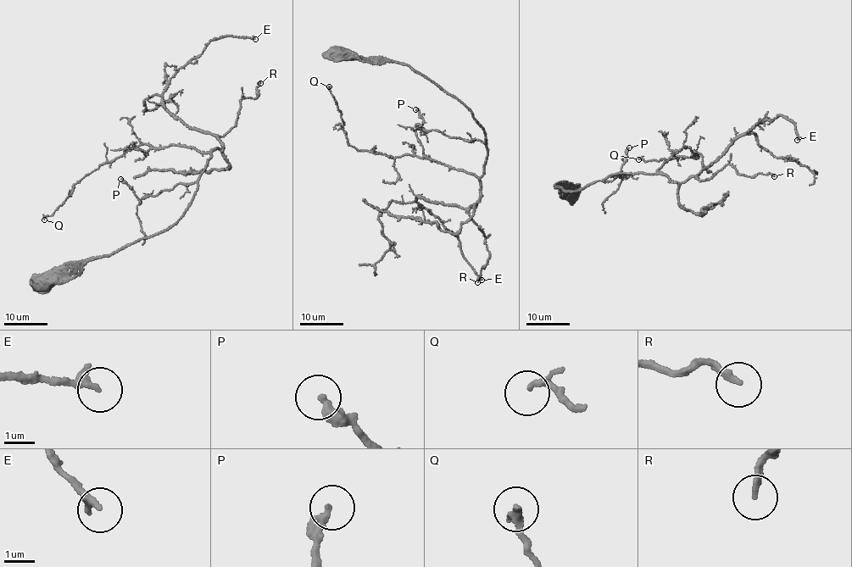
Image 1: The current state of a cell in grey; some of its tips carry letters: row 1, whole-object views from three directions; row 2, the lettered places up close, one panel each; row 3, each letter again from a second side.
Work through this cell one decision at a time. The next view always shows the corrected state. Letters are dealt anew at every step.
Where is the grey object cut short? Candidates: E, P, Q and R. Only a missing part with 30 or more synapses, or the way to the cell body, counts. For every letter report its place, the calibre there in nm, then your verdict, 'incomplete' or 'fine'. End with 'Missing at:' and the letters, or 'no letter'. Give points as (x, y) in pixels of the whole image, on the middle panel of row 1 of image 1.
E: place (481, 280); calibre 260 nm; fine
P: place (415, 109); calibre 360 nm; fine
Q: place (329, 86); calibre 150 nm; fine
R: place (477, 282); calibre 200 nm; fine
Missing at: no letter

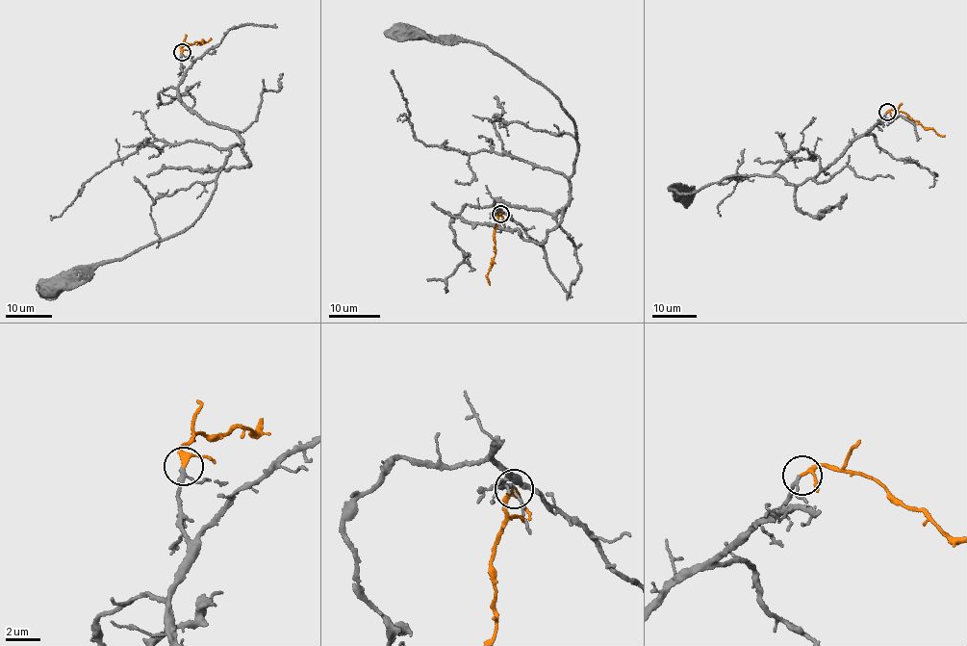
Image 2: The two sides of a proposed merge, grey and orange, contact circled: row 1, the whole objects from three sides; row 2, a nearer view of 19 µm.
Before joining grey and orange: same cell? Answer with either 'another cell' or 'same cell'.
same cell

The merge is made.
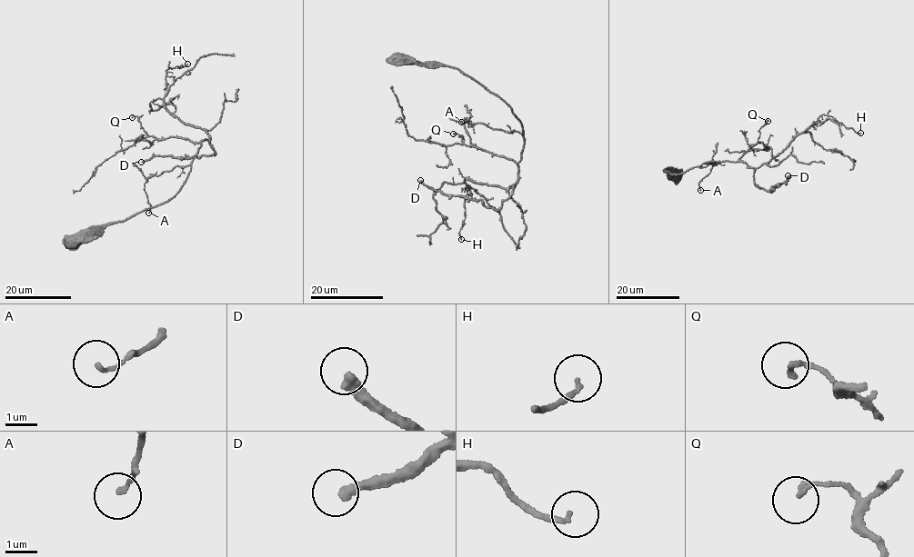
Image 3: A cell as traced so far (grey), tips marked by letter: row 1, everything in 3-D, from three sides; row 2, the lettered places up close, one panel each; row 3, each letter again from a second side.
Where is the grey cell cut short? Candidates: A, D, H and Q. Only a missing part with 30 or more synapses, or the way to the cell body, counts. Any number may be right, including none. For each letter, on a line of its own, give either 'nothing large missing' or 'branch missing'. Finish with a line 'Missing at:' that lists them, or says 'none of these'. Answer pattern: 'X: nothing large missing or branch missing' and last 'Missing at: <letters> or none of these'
A: nothing large missing
D: branch missing
H: nothing large missing
Q: nothing large missing
Missing at: D

